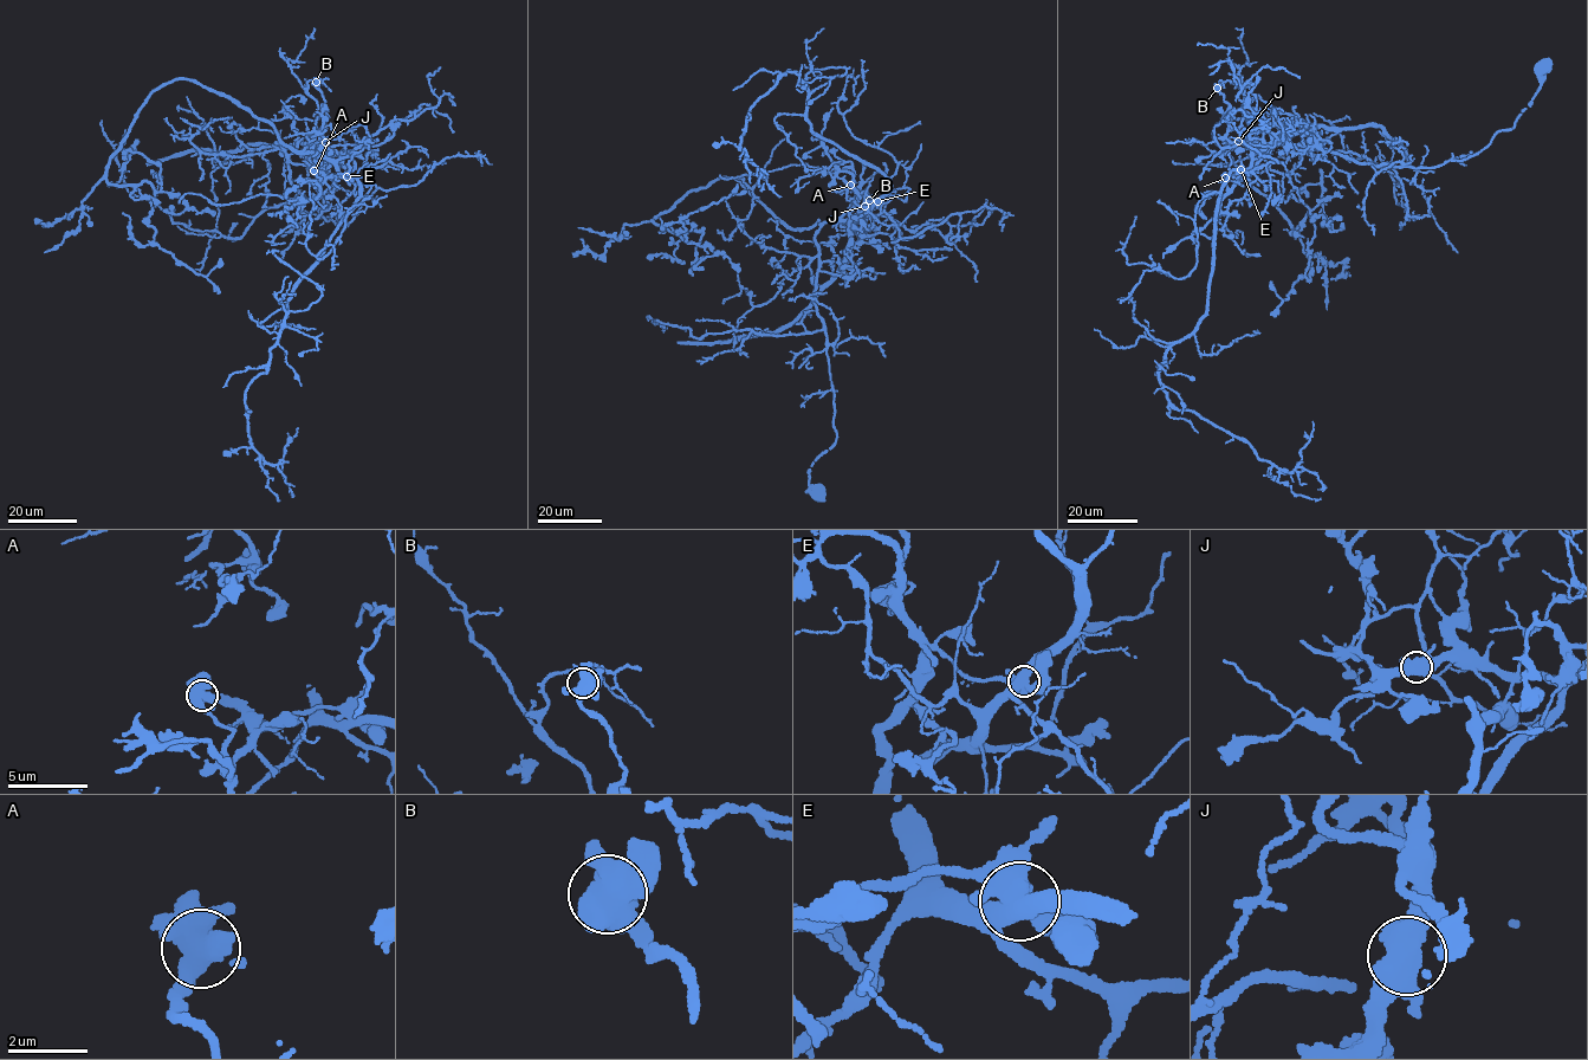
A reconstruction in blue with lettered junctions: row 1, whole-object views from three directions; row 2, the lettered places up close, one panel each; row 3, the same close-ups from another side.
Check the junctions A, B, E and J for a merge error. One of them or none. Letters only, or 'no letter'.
E

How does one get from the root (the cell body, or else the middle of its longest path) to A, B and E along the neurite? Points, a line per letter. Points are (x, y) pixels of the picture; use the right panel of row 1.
A: (1544, 66), (1515, 127), (1462, 160), (1373, 166), (1316, 150), (1305, 129), (1231, 189), (1225, 178)
B: (1544, 66), (1515, 127), (1431, 168), (1288, 143), (1253, 152), (1229, 129), (1217, 88)
E: (1544, 66), (1515, 127), (1462, 160), (1373, 166), (1270, 144), (1240, 168)

